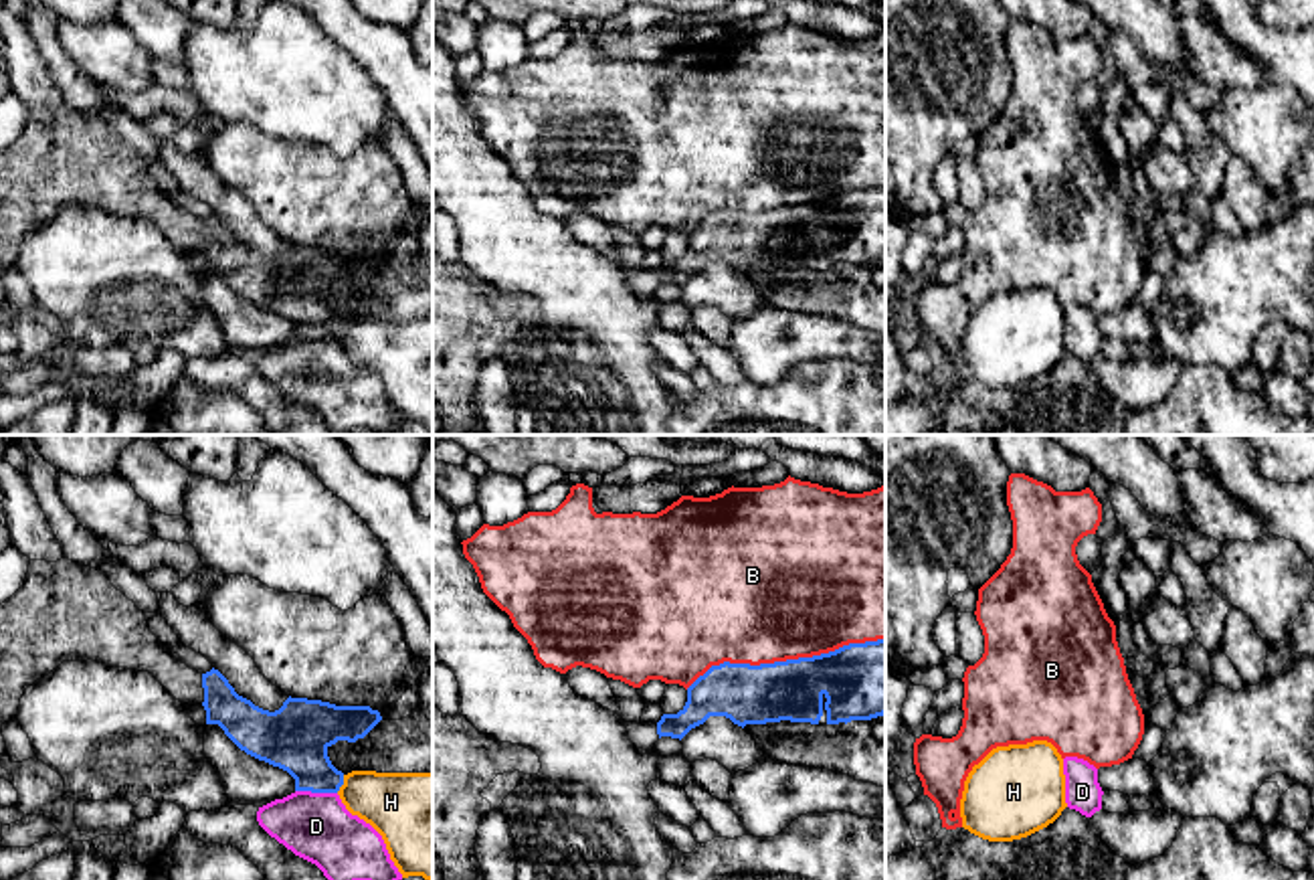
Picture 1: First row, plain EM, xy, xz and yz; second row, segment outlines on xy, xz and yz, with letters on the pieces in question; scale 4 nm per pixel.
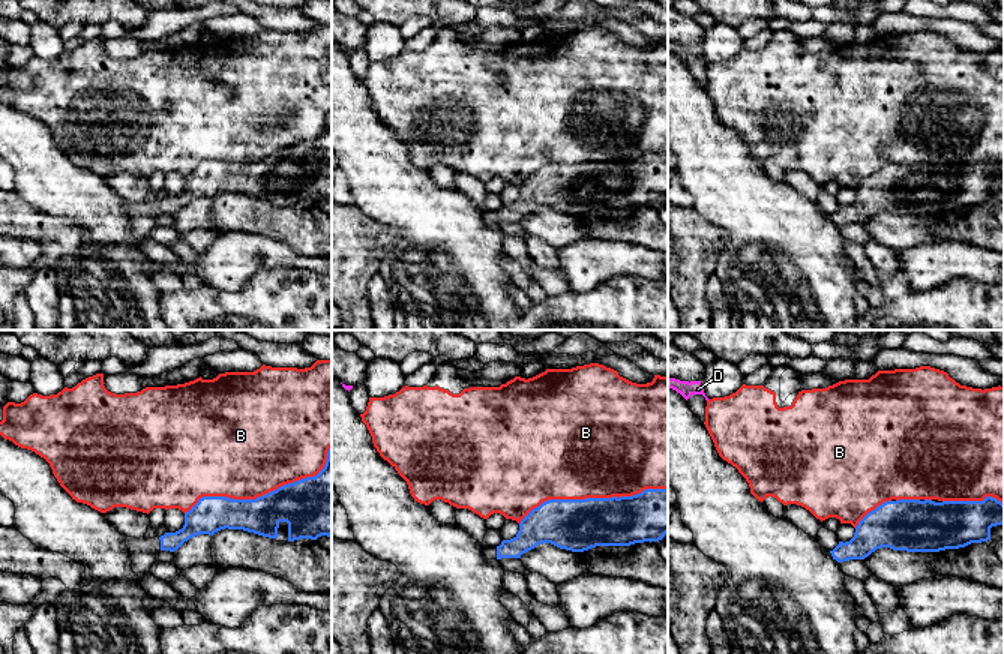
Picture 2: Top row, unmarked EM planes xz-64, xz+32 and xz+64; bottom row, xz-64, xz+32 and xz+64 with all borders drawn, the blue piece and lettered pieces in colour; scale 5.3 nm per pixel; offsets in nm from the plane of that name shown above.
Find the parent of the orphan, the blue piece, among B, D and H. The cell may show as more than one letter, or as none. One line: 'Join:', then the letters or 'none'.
Join: none

